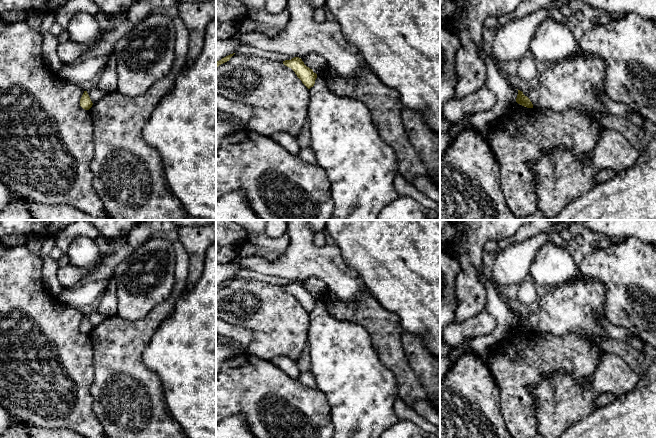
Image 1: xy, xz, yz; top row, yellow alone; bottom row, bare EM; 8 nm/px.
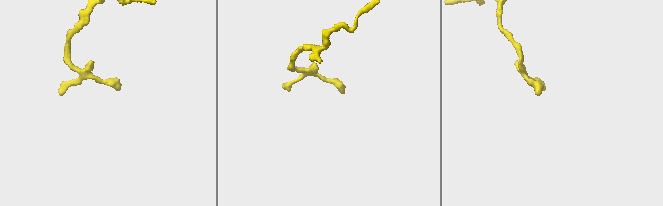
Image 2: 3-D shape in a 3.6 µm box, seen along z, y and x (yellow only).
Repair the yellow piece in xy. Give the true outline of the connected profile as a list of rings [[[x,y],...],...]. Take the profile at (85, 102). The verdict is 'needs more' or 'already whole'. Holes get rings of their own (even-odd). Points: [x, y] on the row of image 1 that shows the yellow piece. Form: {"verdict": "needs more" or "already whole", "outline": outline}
{"verdict": "already whole", "outline": [[[84,91],[81,99],[80,99],[80,106],[85,109],[89,110],[92,107],[93,103],[87,93],[87,91]]]}

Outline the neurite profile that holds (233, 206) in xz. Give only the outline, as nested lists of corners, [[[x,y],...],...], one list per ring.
[[[242,191],[229,192],[216,201],[216,220],[261,220]]]

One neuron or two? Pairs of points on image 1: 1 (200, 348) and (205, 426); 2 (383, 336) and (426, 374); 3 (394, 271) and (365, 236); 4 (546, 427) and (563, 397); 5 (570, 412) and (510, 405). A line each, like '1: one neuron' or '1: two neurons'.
1: one neuron
2: two neurons
3: one neuron
4: one neuron
5: two neurons

